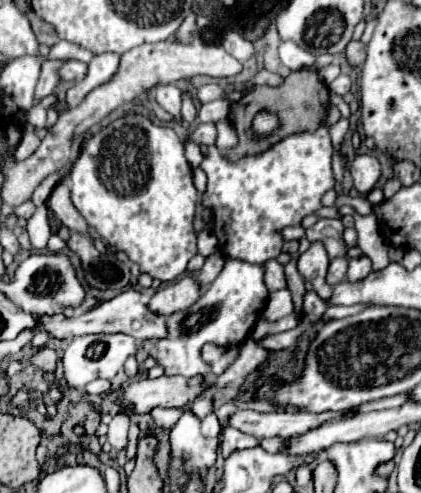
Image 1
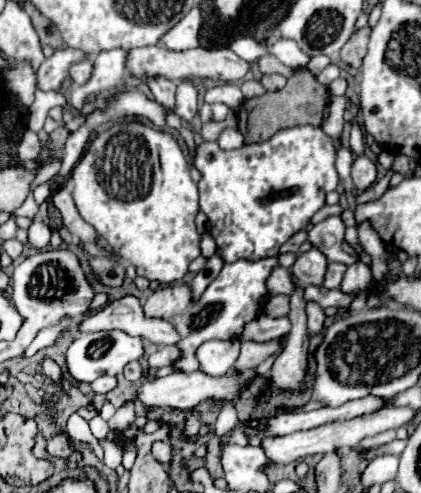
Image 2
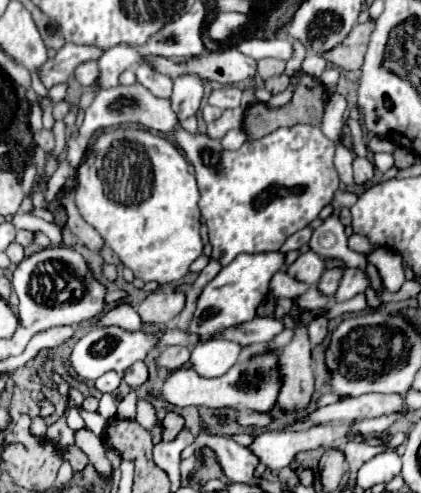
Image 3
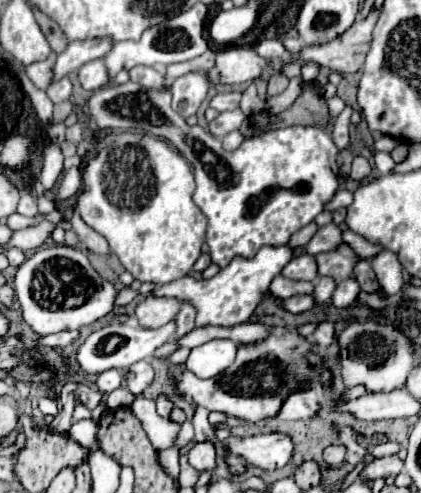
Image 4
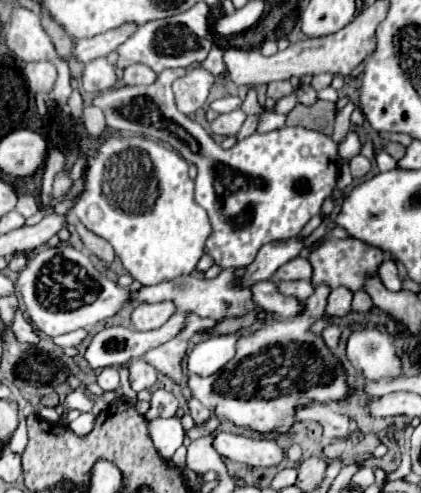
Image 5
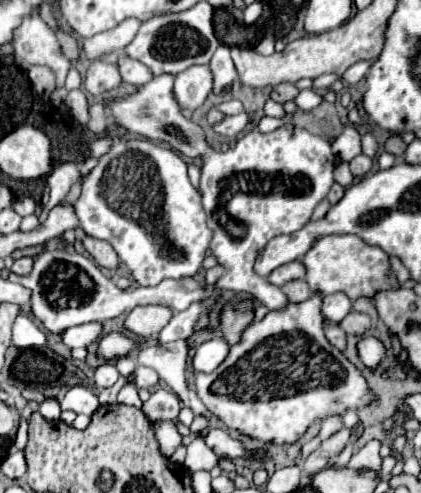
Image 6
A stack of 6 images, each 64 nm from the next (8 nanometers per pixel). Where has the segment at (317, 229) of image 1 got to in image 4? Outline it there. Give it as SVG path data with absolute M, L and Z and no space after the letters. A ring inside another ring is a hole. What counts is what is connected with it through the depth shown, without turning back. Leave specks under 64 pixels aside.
M330 222L330 224L318 228L318 232L316 232L316 234L312 236L312 240L308 242L306 252L312 254L312 256L316 256L316 254L320 254L320 252L338 250L342 244L344 244L344 240L342 240L342 230L340 230L334 222ZM358 260L354 266L354 274L360 280L360 286L364 288L364 292L380 292L380 284L376 280L374 270L370 268L370 262Z

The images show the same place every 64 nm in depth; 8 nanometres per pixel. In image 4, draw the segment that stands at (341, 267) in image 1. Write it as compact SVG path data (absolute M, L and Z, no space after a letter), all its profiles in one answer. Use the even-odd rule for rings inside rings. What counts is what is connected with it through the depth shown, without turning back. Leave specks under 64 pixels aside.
M320 276L320 278L316 280L316 286L314 286L314 300L316 300L316 304L328 304L334 290L336 290L334 278L330 278L330 276Z

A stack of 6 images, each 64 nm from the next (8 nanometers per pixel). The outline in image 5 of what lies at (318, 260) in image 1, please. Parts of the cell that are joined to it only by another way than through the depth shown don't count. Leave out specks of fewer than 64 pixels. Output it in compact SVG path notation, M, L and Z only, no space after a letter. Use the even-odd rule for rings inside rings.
M296 256L288 264L276 270L276 276L272 276L274 282L280 280L310 280L312 278L312 264L306 256Z

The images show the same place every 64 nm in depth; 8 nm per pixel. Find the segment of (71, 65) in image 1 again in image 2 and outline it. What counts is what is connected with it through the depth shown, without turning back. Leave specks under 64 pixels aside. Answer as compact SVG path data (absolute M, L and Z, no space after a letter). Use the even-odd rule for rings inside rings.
M82 60L82 62L76 62L74 66L70 66L70 80L74 84L84 84L84 80L88 80L88 76L92 74L92 62L90 60Z

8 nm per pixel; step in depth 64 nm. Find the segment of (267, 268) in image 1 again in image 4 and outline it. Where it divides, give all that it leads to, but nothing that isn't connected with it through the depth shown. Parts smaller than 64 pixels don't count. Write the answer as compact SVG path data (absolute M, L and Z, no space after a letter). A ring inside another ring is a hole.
M278 274L270 284L270 294L278 298L292 298L296 294L310 294L314 290L312 282L296 282Z

